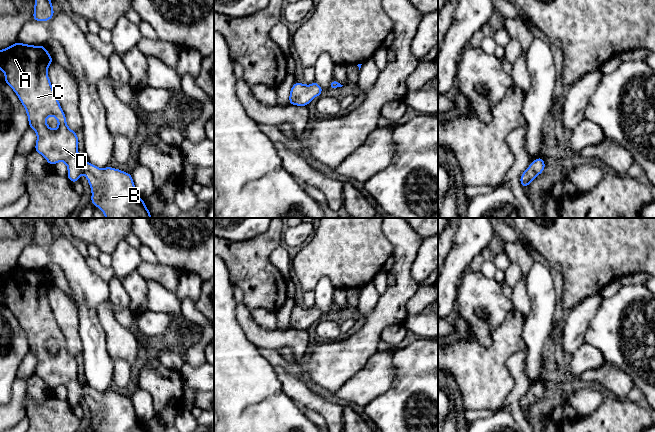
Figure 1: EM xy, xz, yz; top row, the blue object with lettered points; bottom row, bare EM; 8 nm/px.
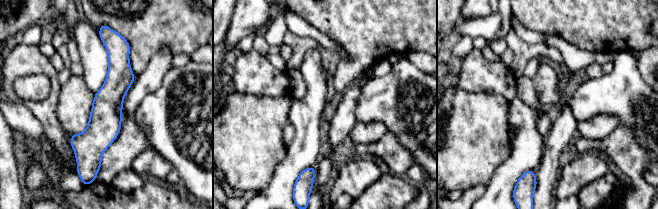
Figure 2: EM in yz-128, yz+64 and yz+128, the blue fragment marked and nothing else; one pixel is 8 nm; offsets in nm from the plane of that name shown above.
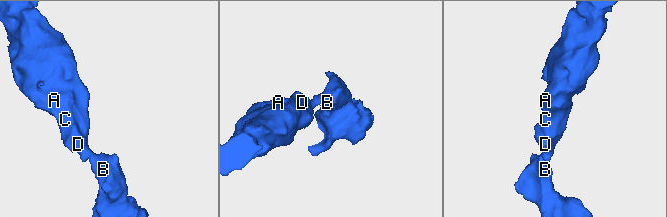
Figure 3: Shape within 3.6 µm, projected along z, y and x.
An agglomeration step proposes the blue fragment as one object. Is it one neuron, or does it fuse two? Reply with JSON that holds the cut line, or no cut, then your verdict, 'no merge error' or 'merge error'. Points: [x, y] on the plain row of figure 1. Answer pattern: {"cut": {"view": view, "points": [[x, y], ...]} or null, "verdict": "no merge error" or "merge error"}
{"cut": null, "verdict": "no merge error"}

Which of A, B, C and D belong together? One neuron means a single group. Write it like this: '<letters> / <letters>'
A B C D

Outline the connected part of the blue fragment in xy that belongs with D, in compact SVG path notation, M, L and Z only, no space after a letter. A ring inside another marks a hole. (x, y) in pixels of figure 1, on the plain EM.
M17 266L6 273L0 274L0 294L5 298L4 305L14 314L22 329L26 333L29 351L35 354L37 358L37 365L35 375L40 377L50 389L57 386L65 386L68 392L68 399L70 406L79 405L82 397L85 398L92 415L91 427L98 432L147 432L144 424L142 424L136 415L131 398L123 396L112 391L105 391L103 393L88 387L85 383L81 383L78 378L79 364L77 357L72 355L66 347L66 340L61 332L59 325L54 317L53 311L49 304L47 294L49 289L53 287L53 283L47 276L44 269L33 270ZM48 340L54 340L58 344L58 352L52 354L46 347Z

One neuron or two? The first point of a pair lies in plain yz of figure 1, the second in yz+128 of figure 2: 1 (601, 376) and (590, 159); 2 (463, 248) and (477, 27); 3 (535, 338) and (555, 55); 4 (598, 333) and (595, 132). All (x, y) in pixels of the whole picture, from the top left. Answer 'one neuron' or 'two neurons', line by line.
1: two neurons
2: two neurons
3: two neurons
4: two neurons

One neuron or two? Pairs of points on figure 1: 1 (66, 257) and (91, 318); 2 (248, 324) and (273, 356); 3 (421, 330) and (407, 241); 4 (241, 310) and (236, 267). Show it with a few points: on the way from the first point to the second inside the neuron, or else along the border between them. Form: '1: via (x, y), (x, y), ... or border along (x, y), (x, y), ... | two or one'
1: via (77, 272), (86, 287), (86, 303) | one
2: border along (259, 348), (278, 352) | two
3: border along (408, 314), (402, 323) | two
4: border along (242, 303), (250, 311) | two

